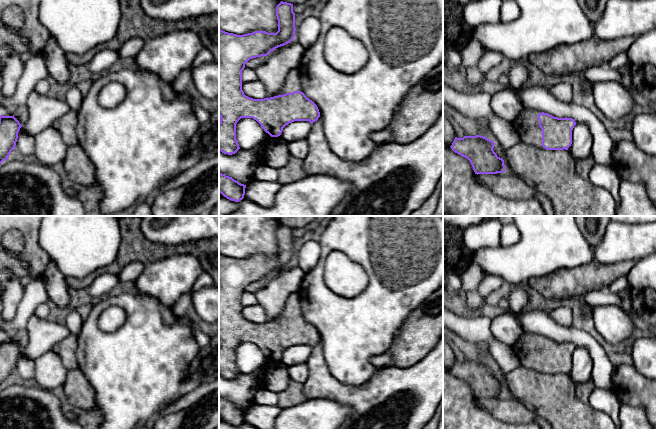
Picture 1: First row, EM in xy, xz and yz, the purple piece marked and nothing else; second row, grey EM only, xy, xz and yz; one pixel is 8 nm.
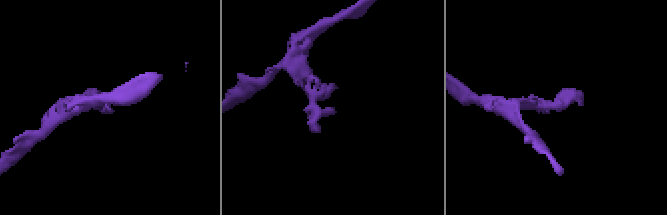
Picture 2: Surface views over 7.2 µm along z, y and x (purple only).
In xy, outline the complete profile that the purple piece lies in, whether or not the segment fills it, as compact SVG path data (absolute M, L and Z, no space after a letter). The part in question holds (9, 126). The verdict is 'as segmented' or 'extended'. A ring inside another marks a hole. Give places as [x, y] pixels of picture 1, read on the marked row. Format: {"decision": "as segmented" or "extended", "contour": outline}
{"decision": "as segmented", "contour": "M0 115L0 164L7 160L11 151L15 149L21 127L22 125L14 115Z"}

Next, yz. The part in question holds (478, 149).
{"decision": "as segmented", "contour": "M481 136L455 137L451 149L467 158L475 174L497 174L505 172L504 160L494 152L494 141Z"}

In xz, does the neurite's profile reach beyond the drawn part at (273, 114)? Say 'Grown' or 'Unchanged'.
Grown

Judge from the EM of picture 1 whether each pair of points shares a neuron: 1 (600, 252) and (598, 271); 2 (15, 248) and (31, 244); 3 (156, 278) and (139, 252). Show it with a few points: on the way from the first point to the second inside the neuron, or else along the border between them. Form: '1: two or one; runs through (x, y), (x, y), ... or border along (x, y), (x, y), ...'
1: two; border along (595, 259), (602, 263), (622, 261)
2: two; border along (12, 228), (23, 238), (23, 248), (17, 254)
3: two; border along (169, 256), (147, 264)

